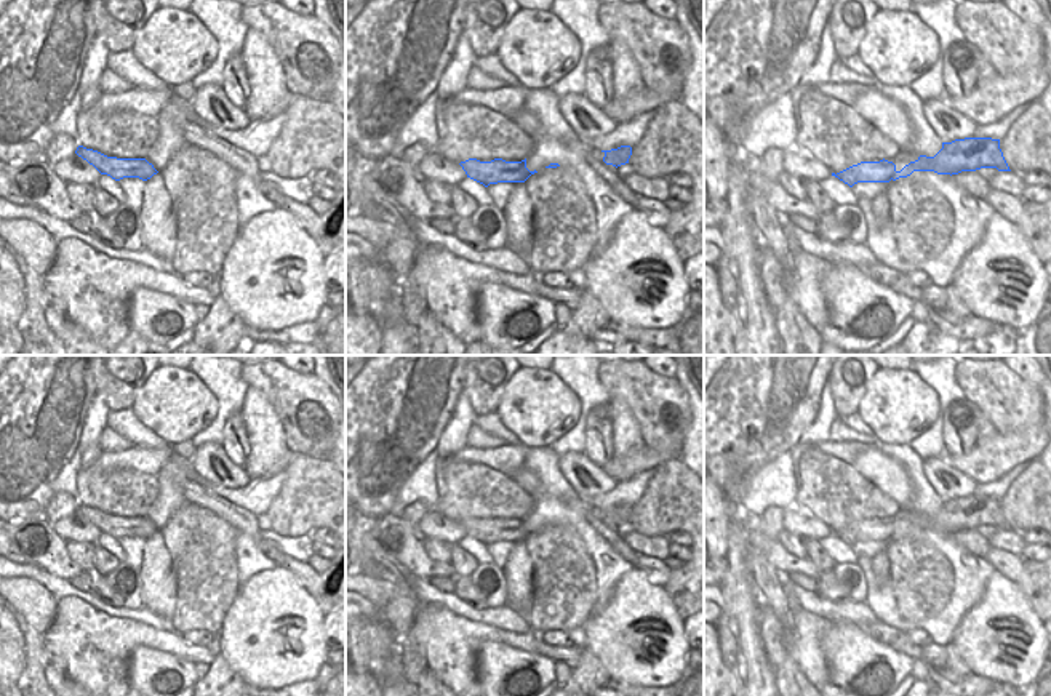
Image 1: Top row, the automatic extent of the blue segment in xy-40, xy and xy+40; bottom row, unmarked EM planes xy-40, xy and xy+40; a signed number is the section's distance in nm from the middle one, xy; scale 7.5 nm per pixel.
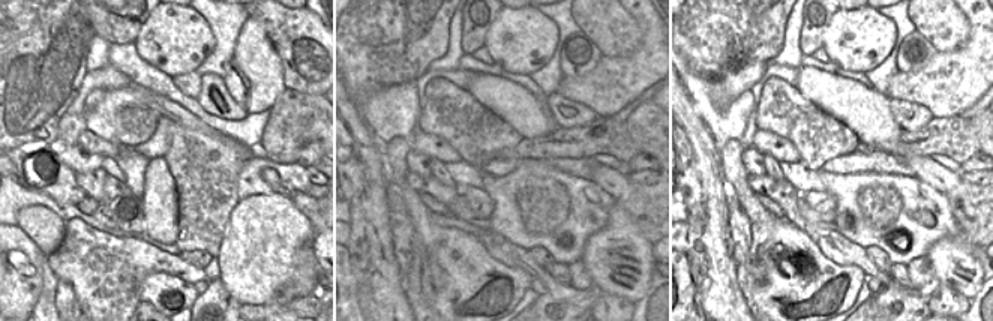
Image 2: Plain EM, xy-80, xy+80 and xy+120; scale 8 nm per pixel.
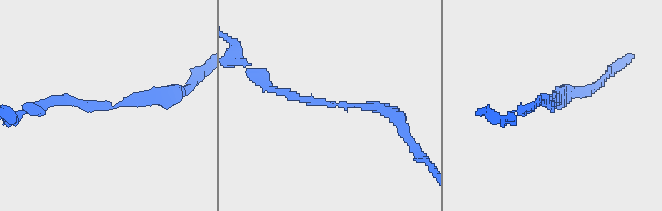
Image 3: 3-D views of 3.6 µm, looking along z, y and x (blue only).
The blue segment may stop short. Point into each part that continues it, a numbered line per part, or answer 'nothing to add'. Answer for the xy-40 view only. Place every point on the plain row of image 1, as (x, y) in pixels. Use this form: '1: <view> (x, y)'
nothing to add

